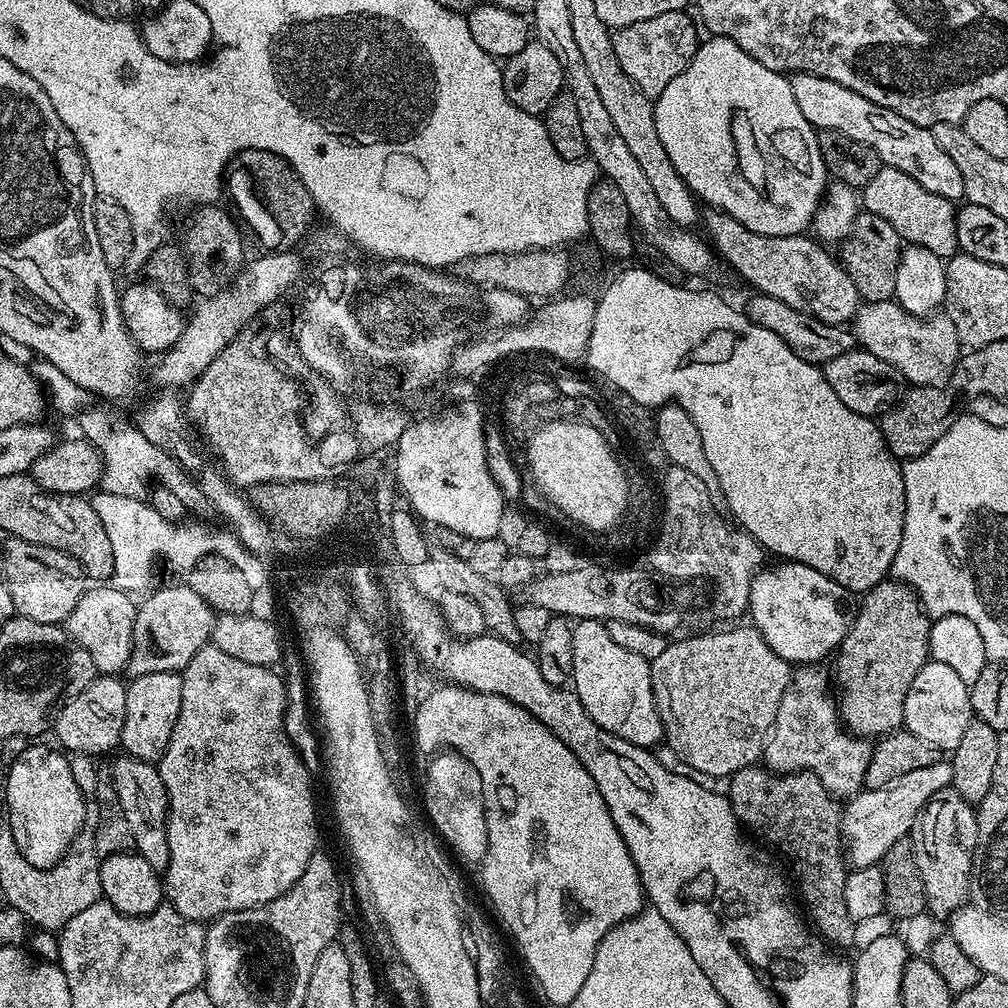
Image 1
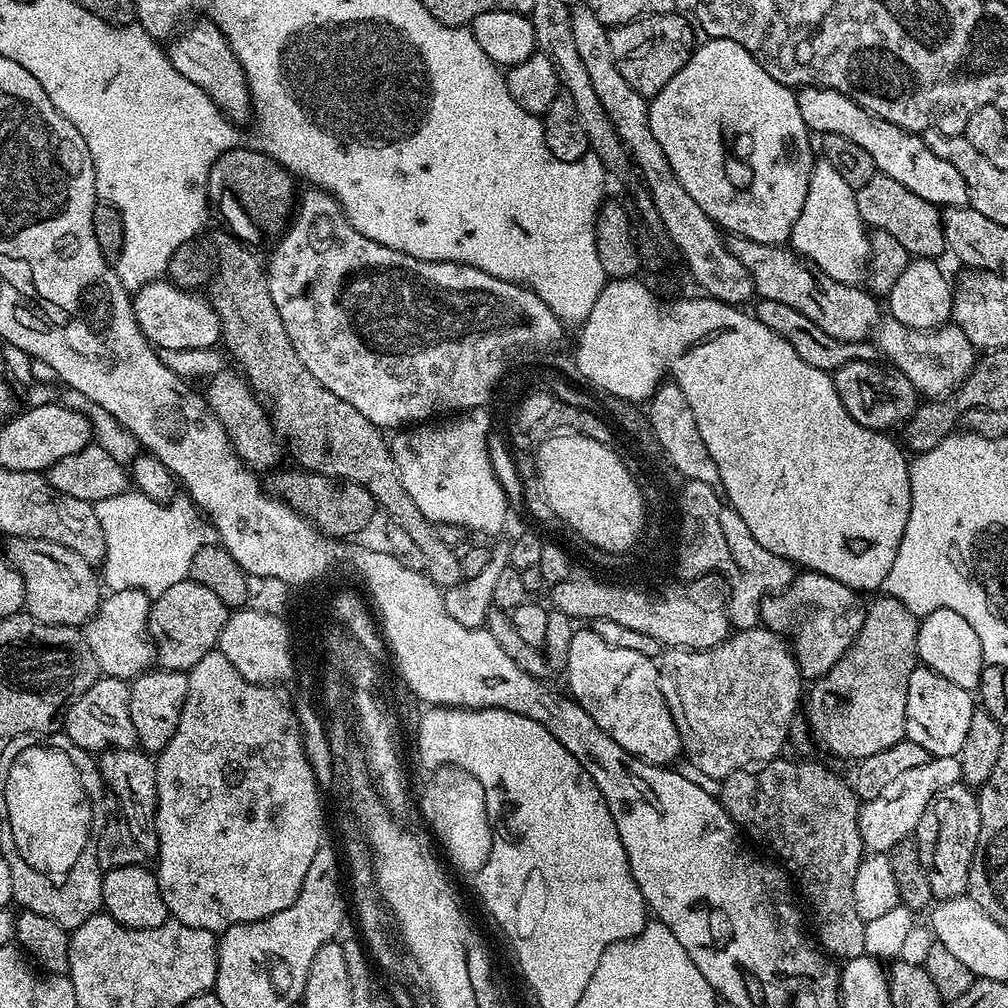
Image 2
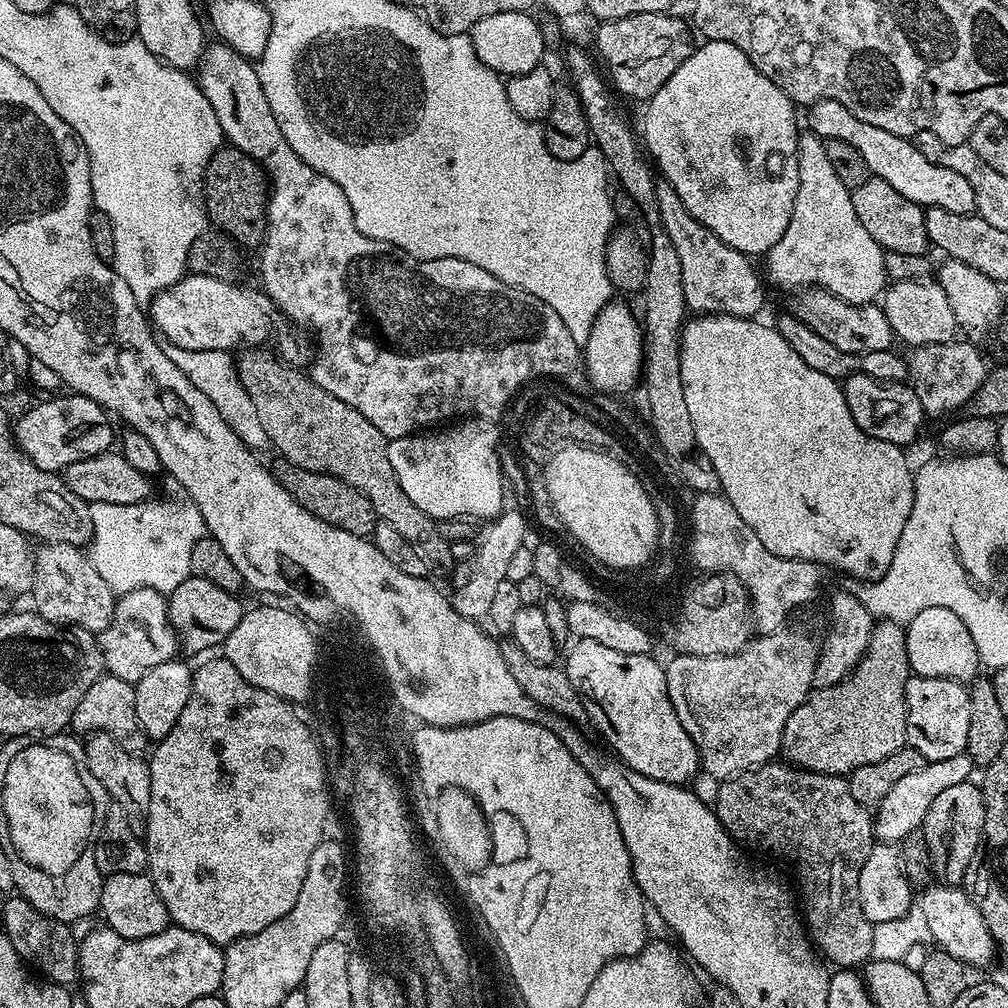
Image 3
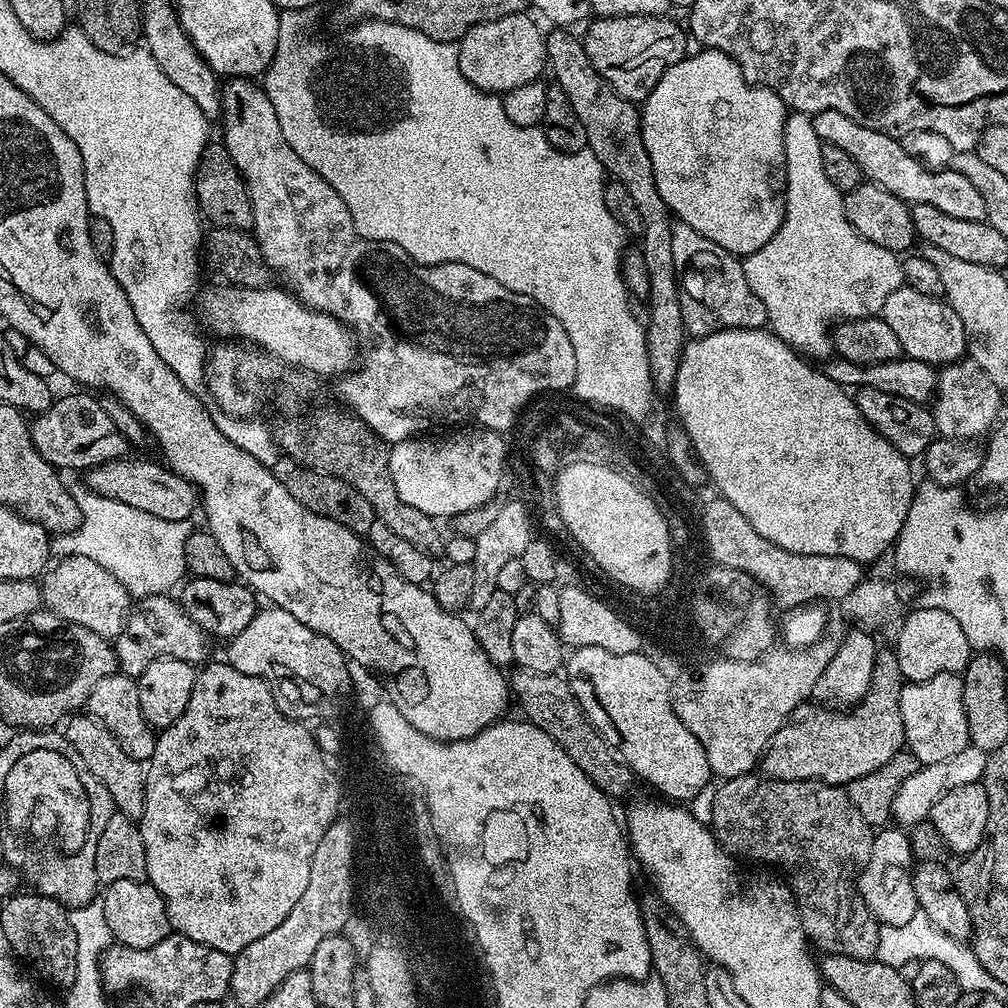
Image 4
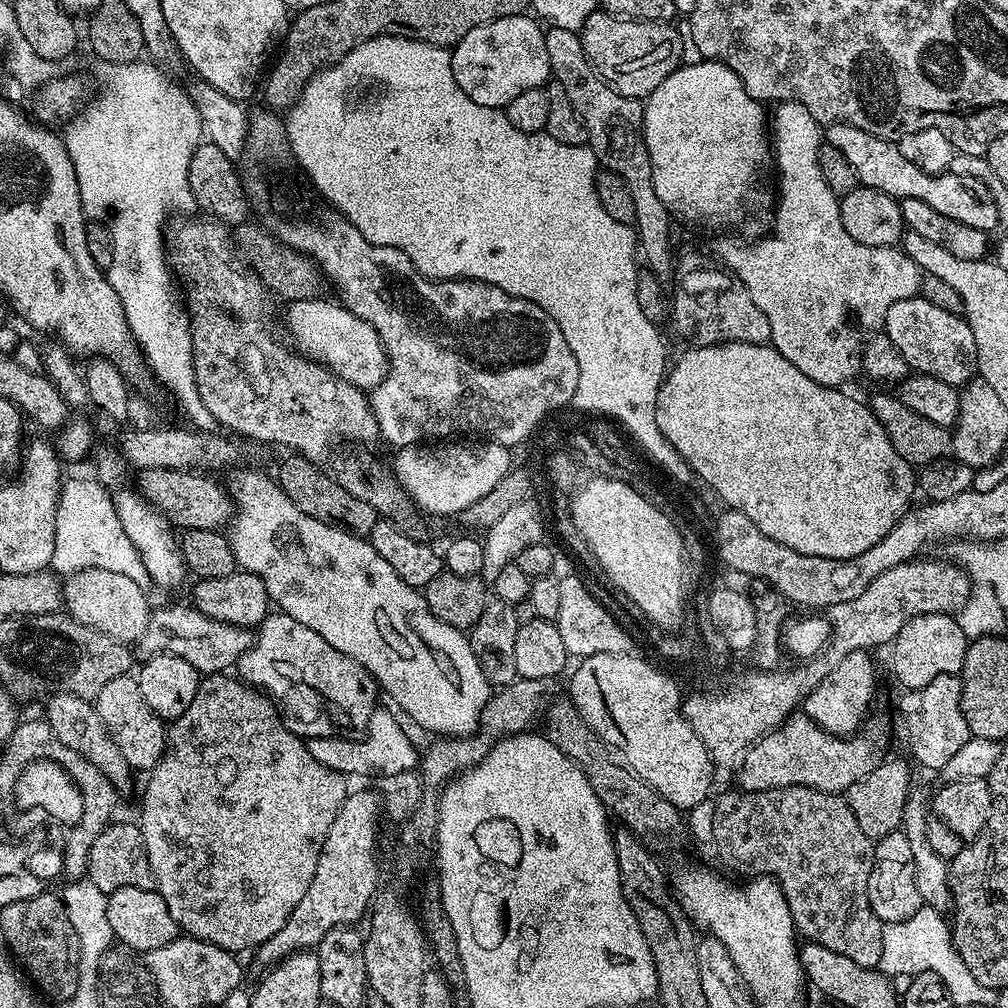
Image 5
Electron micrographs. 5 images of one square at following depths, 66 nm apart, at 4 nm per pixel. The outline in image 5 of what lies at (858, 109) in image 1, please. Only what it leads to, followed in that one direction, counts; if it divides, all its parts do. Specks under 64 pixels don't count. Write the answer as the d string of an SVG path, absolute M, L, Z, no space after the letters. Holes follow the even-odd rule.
M838 123L827 125L826 142L841 152L842 158L846 158L850 166L854 166L854 174L863 187L882 190L900 200L922 198L926 206L934 206L934 210L938 210L938 214L946 214L946 218L954 218L965 226L974 226L974 230L989 234L997 231L1000 222L998 206L981 180L951 174L926 174L918 170L914 162L906 162L906 158L902 158L899 143L883 140L881 136L875 136L866 130L858 130L858 126Z

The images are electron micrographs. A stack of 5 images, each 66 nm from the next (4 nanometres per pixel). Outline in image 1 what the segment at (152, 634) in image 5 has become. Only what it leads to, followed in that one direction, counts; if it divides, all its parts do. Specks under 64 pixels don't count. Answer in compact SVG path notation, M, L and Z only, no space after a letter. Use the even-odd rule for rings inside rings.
M92 586L84 591L78 606L70 610L66 631L74 642L78 642L78 646L82 646L82 650L90 654L90 658L94 658L97 673L120 674L127 669L132 653L137 607L137 601L118 587Z

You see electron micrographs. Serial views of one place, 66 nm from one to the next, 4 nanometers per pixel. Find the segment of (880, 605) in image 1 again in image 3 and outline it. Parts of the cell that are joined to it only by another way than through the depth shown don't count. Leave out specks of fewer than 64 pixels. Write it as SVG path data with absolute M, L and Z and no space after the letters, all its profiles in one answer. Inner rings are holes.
M881 619L873 627L870 642L847 680L809 692L798 710L790 714L780 743L783 759L805 772L847 778L858 766L890 758L890 754L905 747L908 739L906 682L911 672L905 625Z

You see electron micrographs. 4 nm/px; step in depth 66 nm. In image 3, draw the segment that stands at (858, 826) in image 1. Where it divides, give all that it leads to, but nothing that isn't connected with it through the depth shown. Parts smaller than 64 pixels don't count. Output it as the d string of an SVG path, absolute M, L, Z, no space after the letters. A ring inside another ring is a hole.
M967 754L954 758L942 758L925 762L922 770L914 770L914 774L906 774L906 778L898 778L894 790L882 798L882 802L874 812L874 836L880 842L899 842L906 834L917 831L926 818L926 810L930 810L930 802L947 790L950 786L958 786L969 779L974 769L974 761Z

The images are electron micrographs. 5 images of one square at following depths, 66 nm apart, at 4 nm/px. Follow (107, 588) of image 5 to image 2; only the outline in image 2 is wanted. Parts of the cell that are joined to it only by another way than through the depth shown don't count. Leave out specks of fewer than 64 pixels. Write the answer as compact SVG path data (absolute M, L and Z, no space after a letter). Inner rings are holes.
M10 536L7 537L6 543L8 563L18 570L18 574L22 574L24 608L27 615L47 624L83 626L99 610L102 580L97 569L88 564L82 554L74 554L74 550L58 546L58 542L49 540Z

